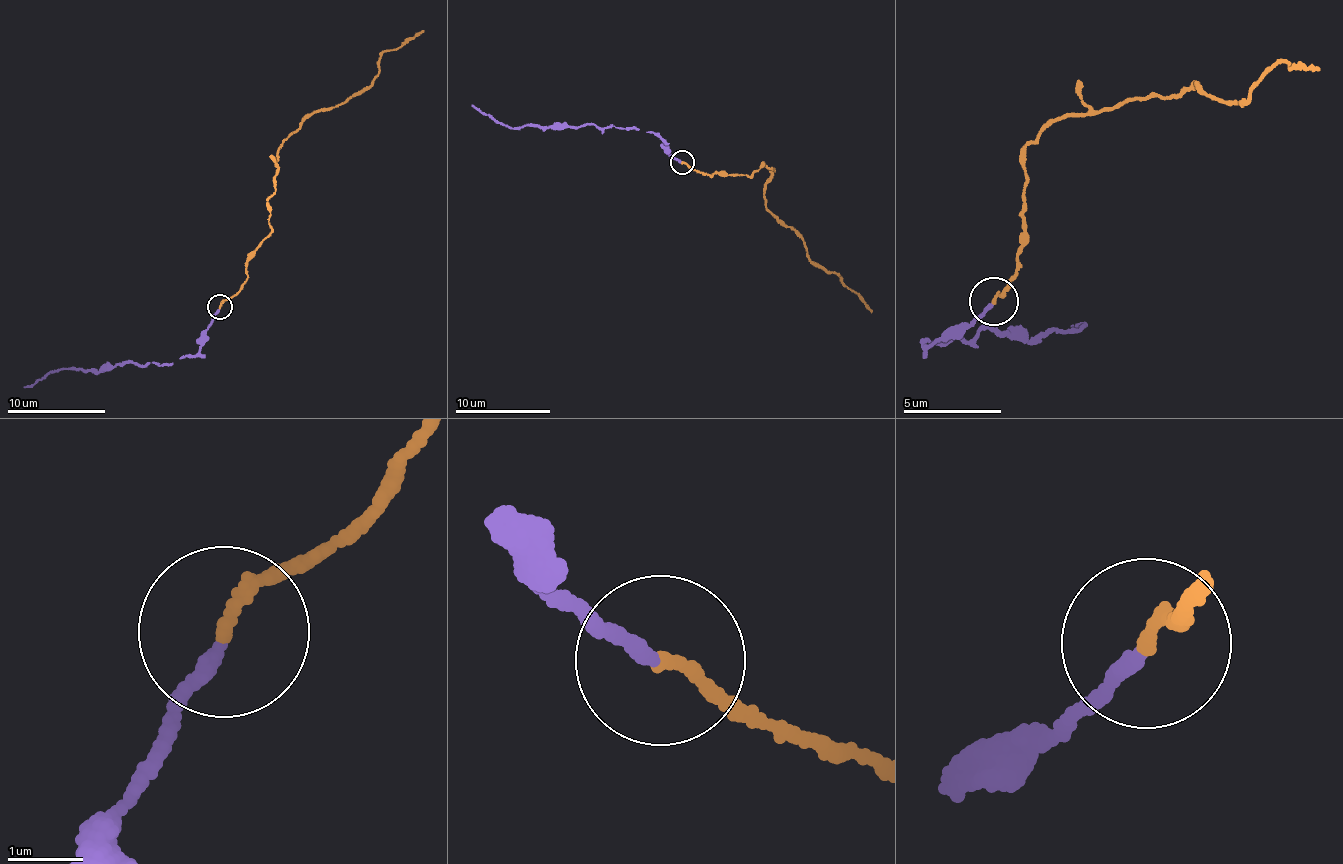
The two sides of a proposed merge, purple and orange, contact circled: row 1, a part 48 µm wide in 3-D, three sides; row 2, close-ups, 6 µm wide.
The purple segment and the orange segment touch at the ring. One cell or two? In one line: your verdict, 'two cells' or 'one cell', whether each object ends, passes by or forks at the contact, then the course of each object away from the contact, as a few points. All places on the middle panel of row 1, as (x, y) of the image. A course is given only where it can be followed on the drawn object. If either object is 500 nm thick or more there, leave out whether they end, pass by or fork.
one cell; purple ends there; orange ends there; purple runs (681, 162), (668, 153), (659, 136), (631, 128), (585, 123), (520, 129), (471, 105); orange runs (681, 162), (712, 177), (723, 171), (749, 176), (764, 163), (772, 170), (766, 210), (871, 313)

